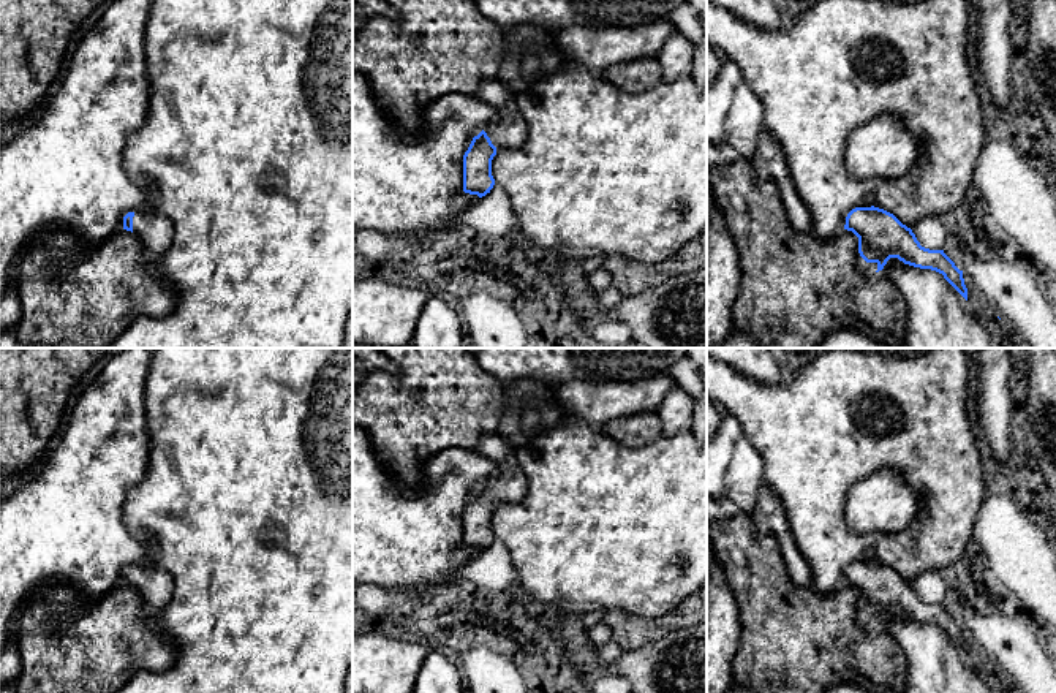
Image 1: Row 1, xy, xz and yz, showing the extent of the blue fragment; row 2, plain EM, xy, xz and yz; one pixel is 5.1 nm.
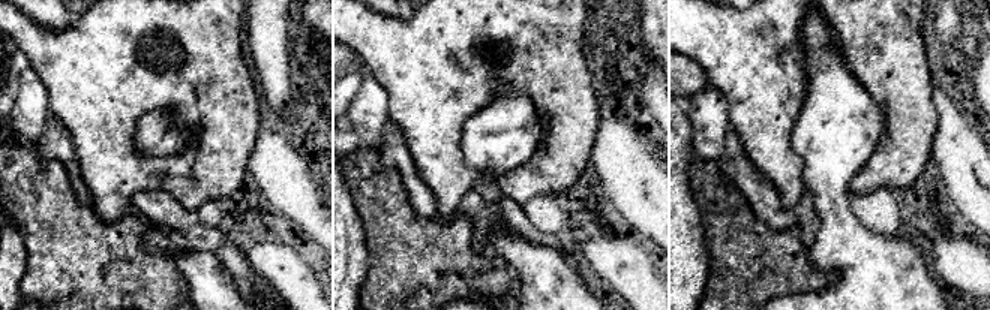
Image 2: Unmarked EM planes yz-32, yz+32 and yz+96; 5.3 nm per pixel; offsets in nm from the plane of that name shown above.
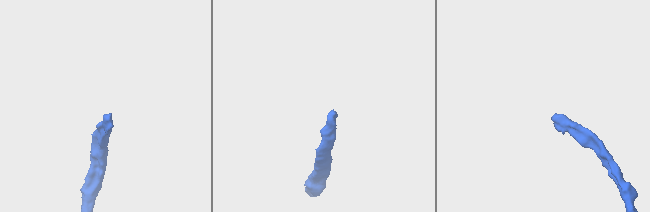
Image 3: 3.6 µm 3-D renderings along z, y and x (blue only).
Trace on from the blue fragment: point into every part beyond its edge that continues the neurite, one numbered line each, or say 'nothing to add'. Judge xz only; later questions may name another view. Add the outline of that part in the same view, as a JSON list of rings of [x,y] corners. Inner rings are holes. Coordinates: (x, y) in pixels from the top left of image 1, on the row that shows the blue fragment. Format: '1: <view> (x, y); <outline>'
1: xz (509, 130); [[[490,79],[481,84],[476,97],[495,108],[500,116],[495,125],[484,130],[496,152],[522,146],[526,139],[526,123],[517,108],[517,95],[504,84]]]

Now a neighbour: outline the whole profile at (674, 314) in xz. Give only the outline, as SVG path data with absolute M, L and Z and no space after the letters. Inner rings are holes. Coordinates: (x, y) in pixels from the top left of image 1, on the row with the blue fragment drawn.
M707 267L673 275L648 291L624 297L604 315L624 323L645 348L707 348Z

